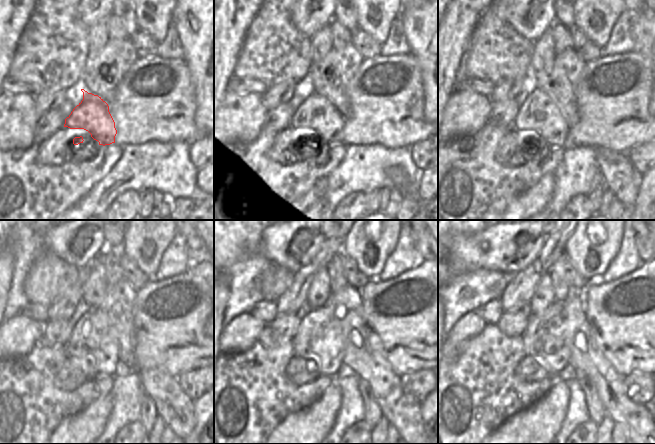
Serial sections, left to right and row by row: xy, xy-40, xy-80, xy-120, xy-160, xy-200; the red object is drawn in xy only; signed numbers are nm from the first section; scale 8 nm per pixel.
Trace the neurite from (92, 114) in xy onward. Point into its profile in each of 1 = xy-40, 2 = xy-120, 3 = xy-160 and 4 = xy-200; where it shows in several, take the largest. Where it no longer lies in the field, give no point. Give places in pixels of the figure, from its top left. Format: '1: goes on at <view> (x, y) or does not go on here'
1: goes on at xy-40 (316, 112)
2: goes on at xy-120 (94, 336)
3: goes on at xy-160 (320, 336)
4: goes on at xy-200 (545, 337)

